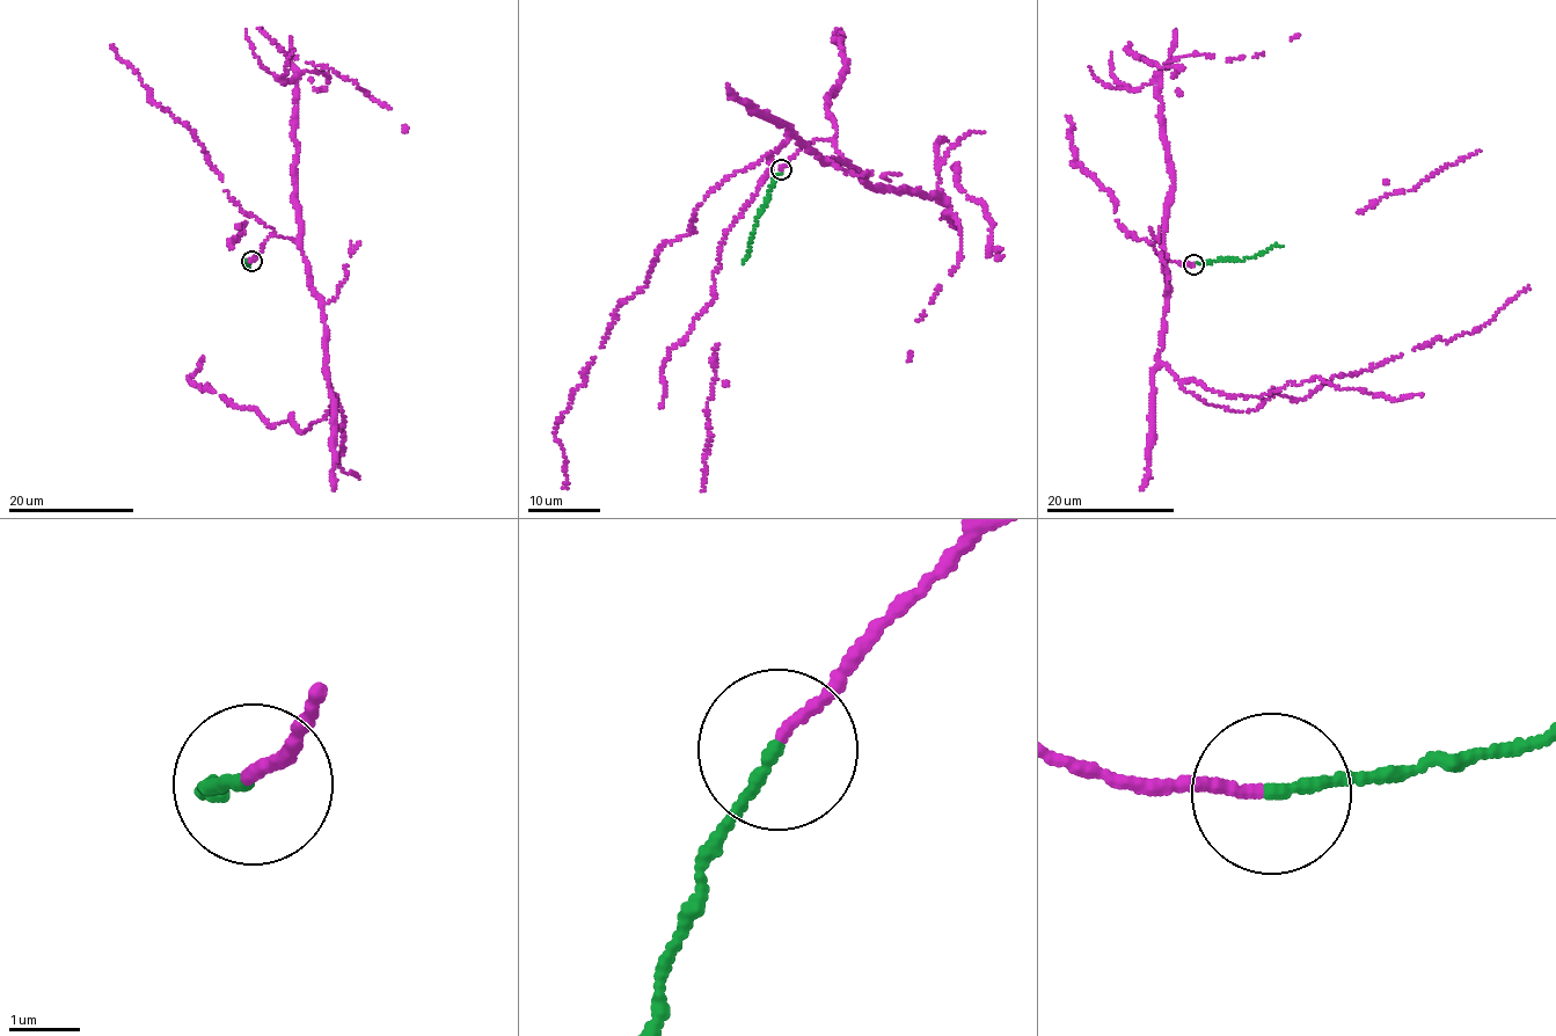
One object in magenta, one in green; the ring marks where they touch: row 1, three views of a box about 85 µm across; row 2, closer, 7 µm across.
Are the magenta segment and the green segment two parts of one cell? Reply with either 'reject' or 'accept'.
accept

